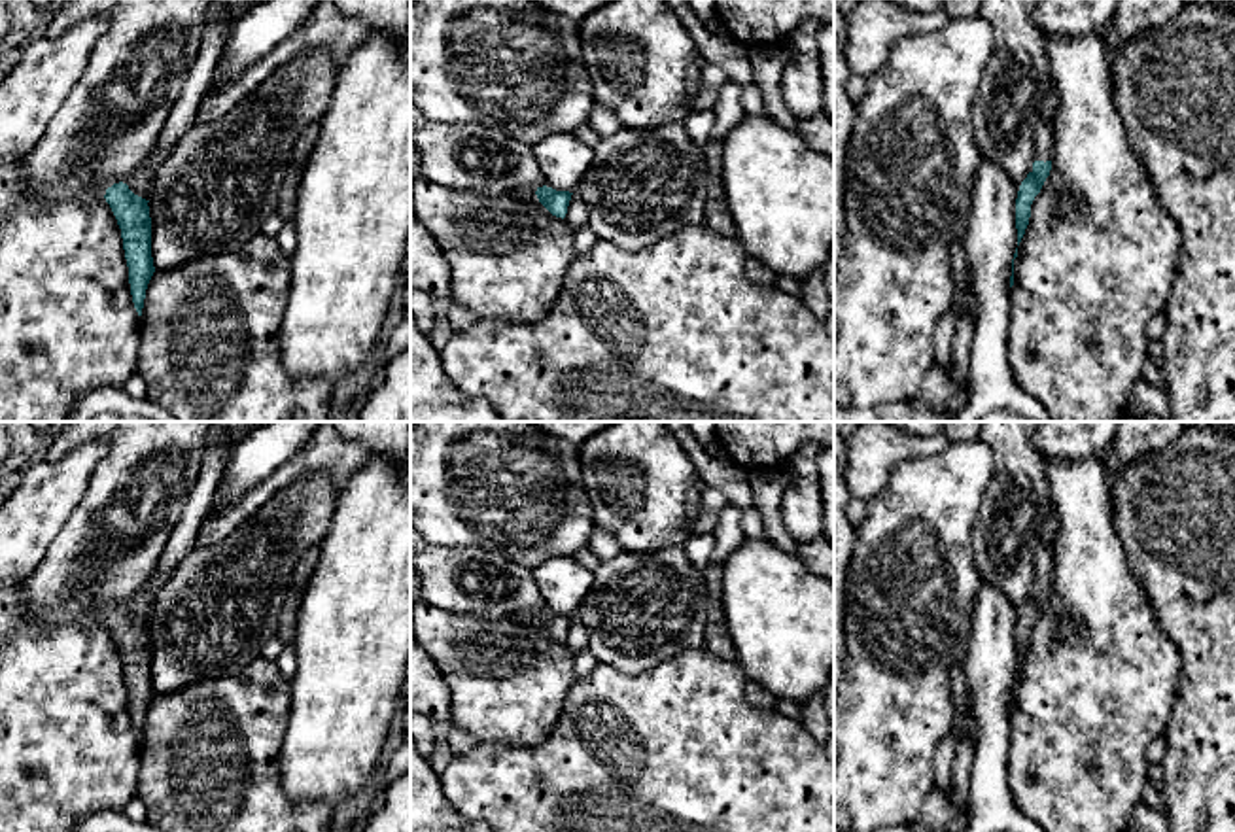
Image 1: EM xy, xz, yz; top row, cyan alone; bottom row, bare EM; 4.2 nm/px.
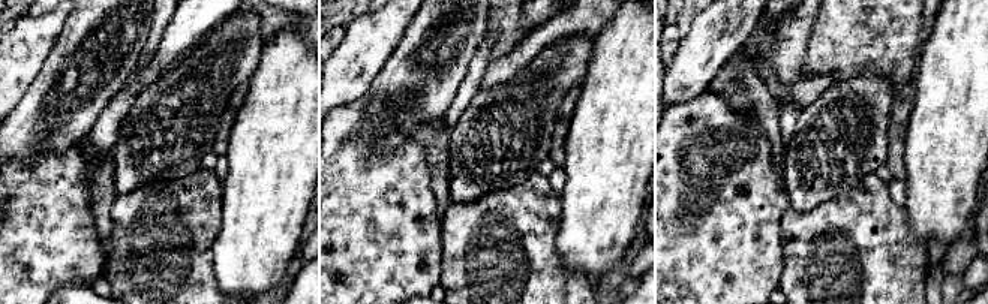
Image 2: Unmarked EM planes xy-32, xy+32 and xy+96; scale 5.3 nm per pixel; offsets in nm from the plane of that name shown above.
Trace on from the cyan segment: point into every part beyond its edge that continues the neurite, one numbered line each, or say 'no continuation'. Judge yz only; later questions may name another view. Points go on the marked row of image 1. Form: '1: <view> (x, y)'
1: yz (1044, 129)

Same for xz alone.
1: xz (524, 193)

